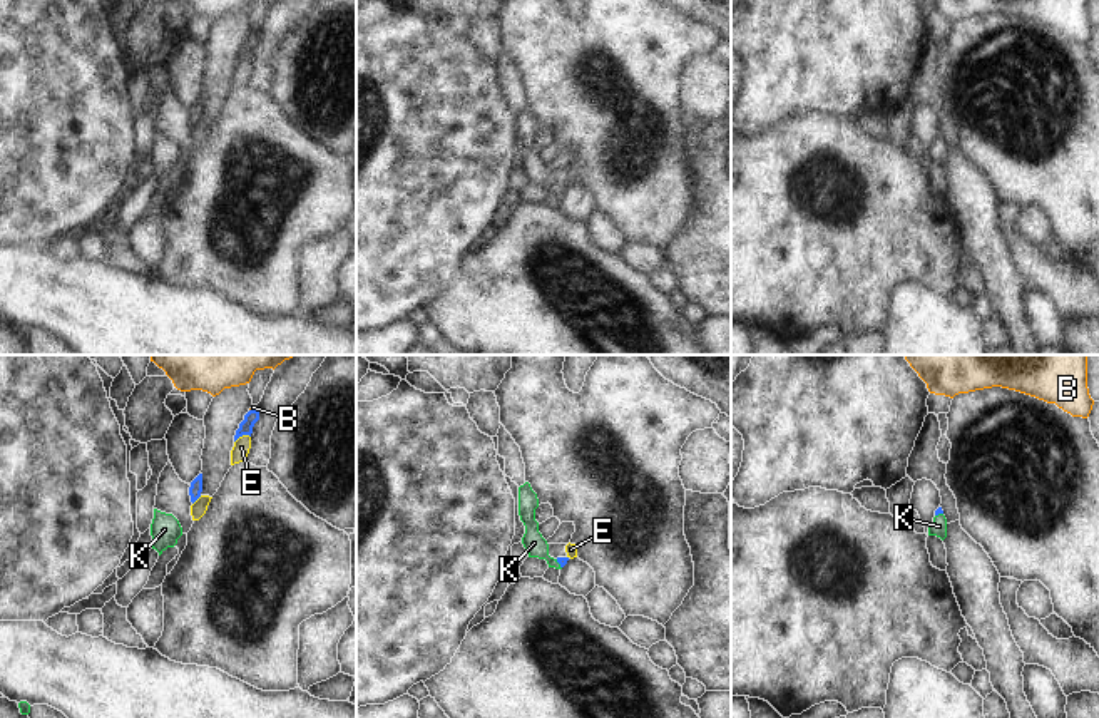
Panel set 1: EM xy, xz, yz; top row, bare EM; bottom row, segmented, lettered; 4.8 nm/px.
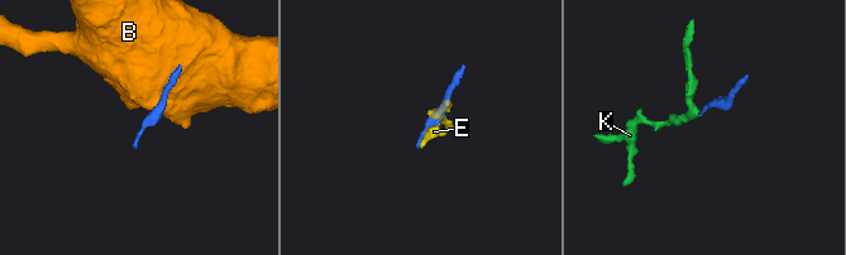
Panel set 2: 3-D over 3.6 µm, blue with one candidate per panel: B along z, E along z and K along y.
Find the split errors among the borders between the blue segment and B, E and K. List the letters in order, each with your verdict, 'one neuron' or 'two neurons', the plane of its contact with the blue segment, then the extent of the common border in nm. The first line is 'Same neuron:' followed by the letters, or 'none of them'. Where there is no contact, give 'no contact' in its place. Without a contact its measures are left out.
Same neuron: K
B: two neurons; meets blue in xy; contact 40 nm long
E: two neurons; meets blue in xy; contact 90 nm long
K: one neuron; meets blue in xz; contact 50 nm long

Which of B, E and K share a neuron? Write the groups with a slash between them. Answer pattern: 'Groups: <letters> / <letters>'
Groups: B E / K

